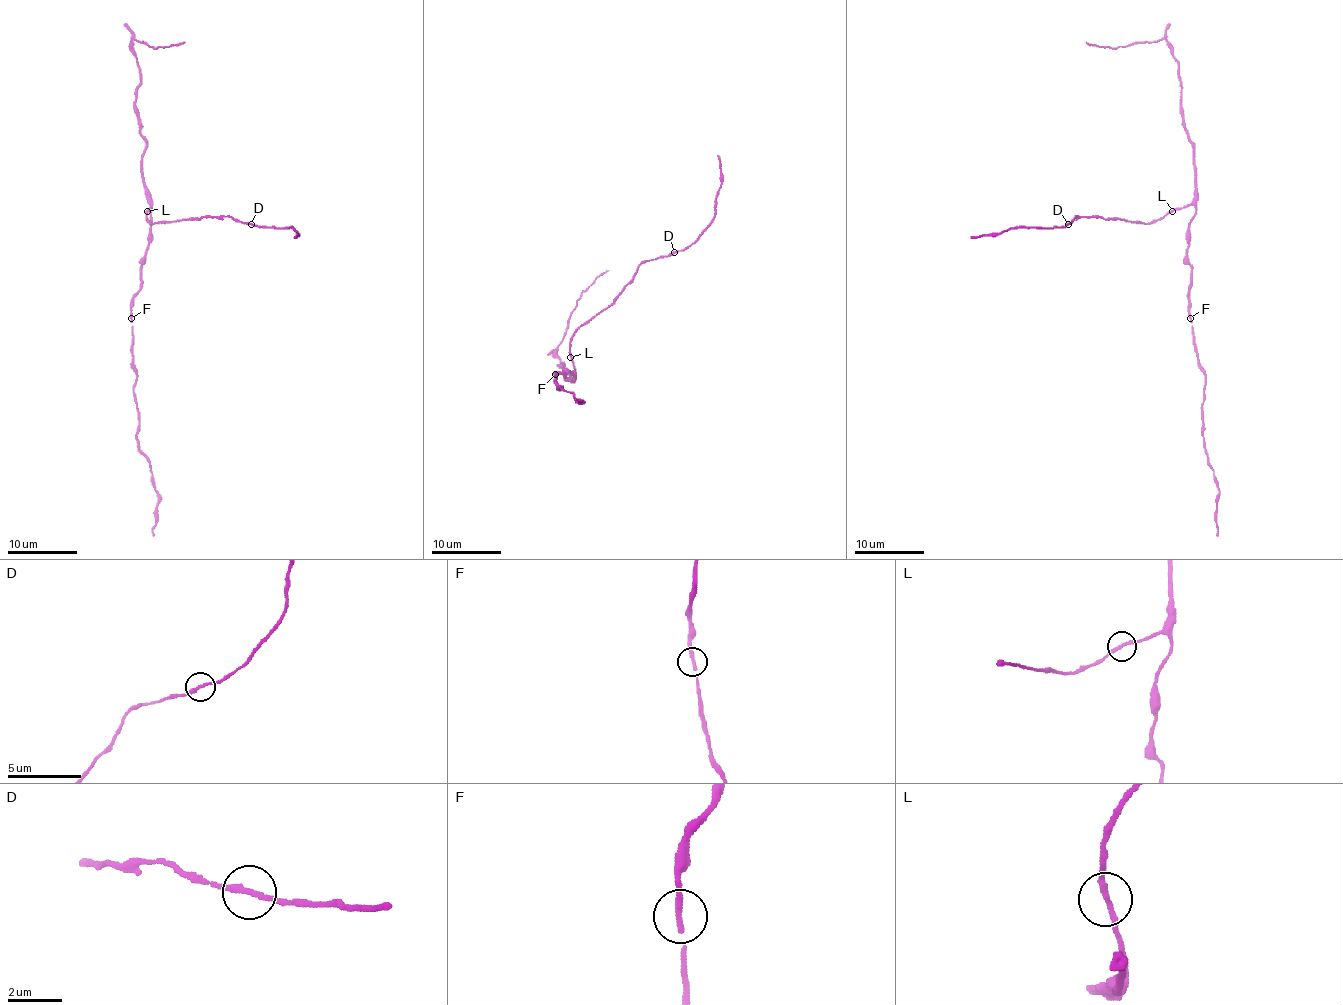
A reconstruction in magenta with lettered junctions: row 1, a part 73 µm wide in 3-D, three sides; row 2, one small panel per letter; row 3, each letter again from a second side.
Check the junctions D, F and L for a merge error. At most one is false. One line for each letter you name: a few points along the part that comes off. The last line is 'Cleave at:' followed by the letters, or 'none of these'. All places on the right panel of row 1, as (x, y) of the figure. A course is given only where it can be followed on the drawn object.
Cleave at: none of these

